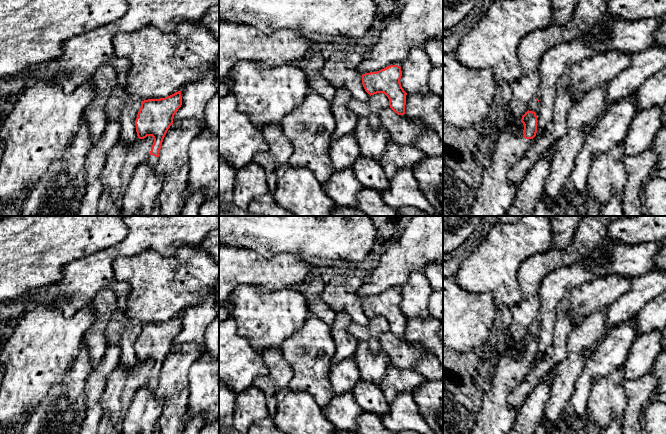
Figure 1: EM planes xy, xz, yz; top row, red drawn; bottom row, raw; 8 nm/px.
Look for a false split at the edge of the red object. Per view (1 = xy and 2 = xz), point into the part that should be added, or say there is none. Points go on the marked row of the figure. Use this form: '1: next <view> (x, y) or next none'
1: next xy (152, 160)
2: next none

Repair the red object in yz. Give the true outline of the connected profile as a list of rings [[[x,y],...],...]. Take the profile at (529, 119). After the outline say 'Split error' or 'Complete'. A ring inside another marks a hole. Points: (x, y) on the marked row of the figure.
[[[527,111],[521,119],[524,125],[522,134],[512,134],[508,128],[505,128],[494,148],[490,165],[482,173],[481,183],[476,191],[476,198],[471,207],[468,216],[504,216],[506,210],[511,206],[518,190],[518,185],[511,185],[508,179],[508,172],[523,157],[527,151],[530,142],[537,133],[537,116],[533,111]]]. Split error

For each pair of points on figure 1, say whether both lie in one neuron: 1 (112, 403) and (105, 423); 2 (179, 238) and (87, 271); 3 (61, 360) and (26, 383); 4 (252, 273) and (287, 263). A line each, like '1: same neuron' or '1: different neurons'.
1: different neurons
2: same neuron
3: same neuron
4: same neuron

